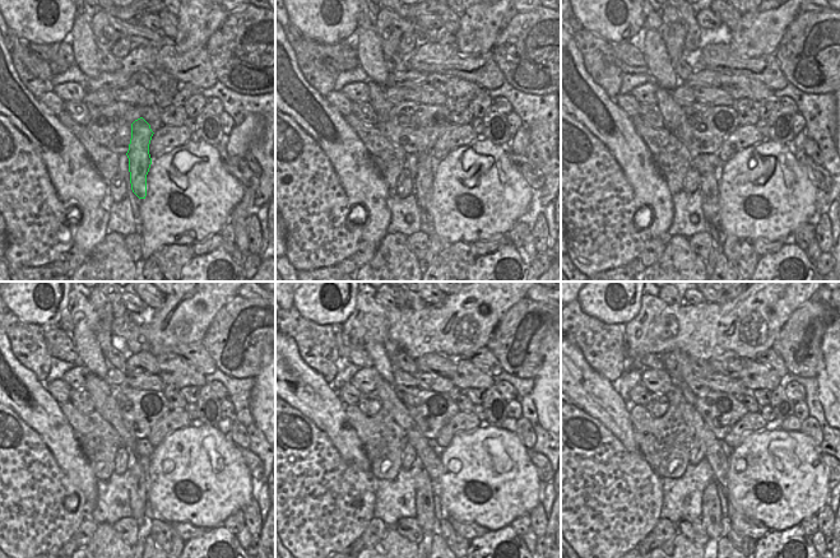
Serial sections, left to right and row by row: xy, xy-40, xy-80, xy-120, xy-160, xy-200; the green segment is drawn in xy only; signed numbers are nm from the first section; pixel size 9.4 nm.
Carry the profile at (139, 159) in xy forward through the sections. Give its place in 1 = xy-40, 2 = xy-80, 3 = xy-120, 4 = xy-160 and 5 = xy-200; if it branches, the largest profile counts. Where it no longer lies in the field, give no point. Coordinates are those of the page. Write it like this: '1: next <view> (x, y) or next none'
1: next xy-40 (426, 163)
2: next xy-80 (709, 184)
3: next xy-120 (138, 484)
4: next xy-160 (425, 489)
5: next xy-200 (715, 525)

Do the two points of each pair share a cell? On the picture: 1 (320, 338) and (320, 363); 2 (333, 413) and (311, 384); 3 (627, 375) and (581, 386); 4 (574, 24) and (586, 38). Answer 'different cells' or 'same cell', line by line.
1: same cell
2: same cell
3: different cells
4: different cells

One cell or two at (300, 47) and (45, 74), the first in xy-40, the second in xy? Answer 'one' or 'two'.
two

